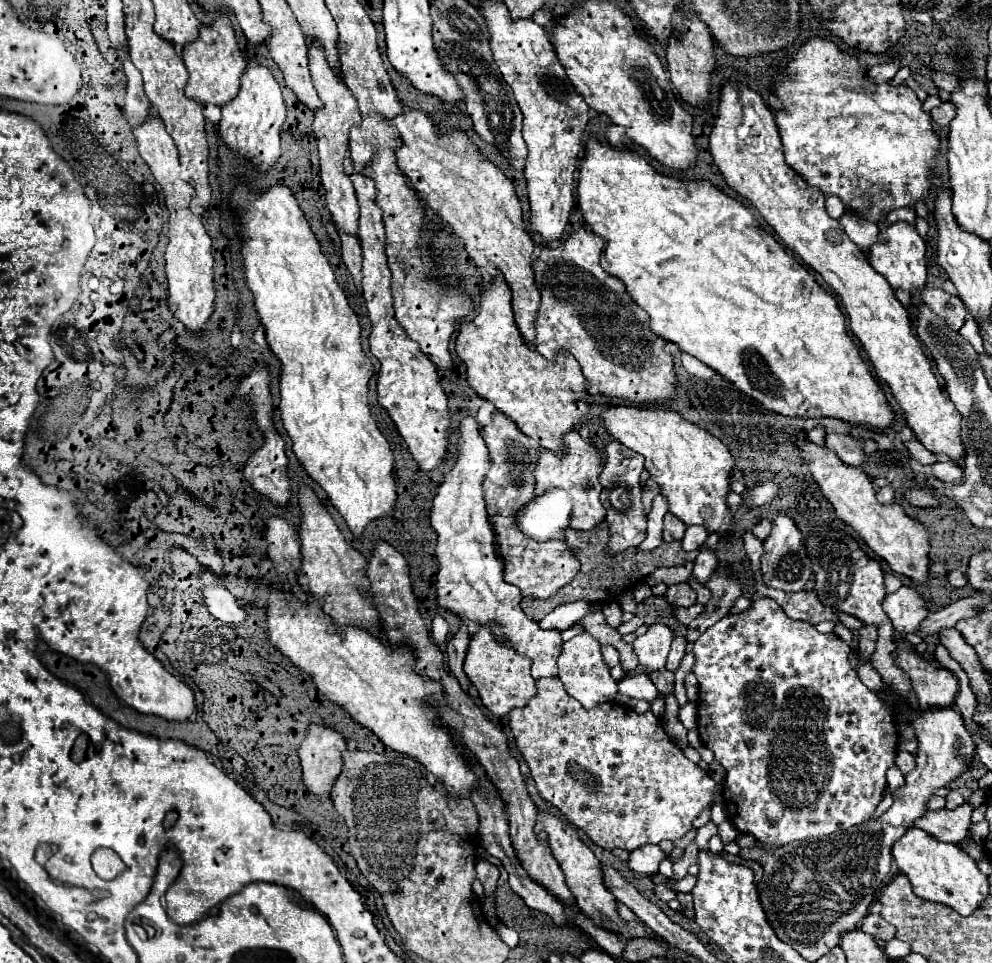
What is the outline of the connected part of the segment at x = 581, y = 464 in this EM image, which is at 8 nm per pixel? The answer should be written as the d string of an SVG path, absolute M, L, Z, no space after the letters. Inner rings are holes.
M578 430L566 432L562 436L562 448L564 448L564 458L554 454L554 452L548 452L544 448L538 450L538 462L534 468L534 482L536 482L534 492L536 492L536 496L540 496L548 488L564 488L568 492L572 504L574 504L572 518L570 518L568 526L574 530L590 530L598 522L602 522L606 516L606 508L600 502L602 486L598 482L598 476L602 472L604 452L594 442L586 442Z

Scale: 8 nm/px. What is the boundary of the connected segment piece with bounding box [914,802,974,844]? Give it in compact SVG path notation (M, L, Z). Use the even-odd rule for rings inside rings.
M964 802L962 806L958 806L956 810L932 810L928 812L928 816L916 820L916 828L922 828L924 832L932 834L934 838L942 840L942 842L952 842L958 844L964 840L968 826L972 824L970 816L972 816L972 806L968 802Z

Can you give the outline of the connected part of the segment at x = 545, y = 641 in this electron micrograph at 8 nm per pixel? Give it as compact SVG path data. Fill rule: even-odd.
M466 416L458 426L458 456L454 468L444 474L430 510L430 522L438 534L438 604L464 620L472 620L478 624L486 624L490 620L498 622L500 628L496 630L496 636L508 640L512 648L534 662L532 676L536 680L544 676L556 676L556 660L560 656L564 640L560 638L560 632L542 630L538 622L530 620L522 612L520 588L504 582L504 566L496 558L492 548L492 528L488 524L488 512L482 492L482 480L488 468L488 446L482 440L480 426L476 418Z

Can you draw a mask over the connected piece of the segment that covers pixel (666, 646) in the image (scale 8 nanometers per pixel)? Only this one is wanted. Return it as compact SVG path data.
M654 622L644 636L638 636L634 640L634 652L638 654L640 666L648 676L666 666L672 640L674 630L664 622Z

